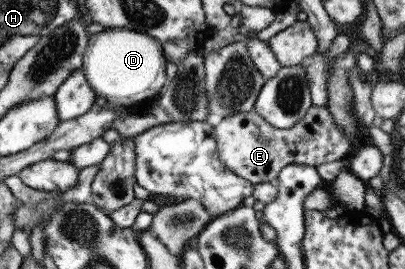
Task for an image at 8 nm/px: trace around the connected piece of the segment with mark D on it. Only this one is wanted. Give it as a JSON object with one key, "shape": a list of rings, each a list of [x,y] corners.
{"shape":[[[107,28],[102,33],[89,35],[81,68],[97,98],[105,98],[109,105],[128,107],[135,103],[145,105],[159,95],[165,85],[166,62],[163,48],[157,39],[127,28]]]}

